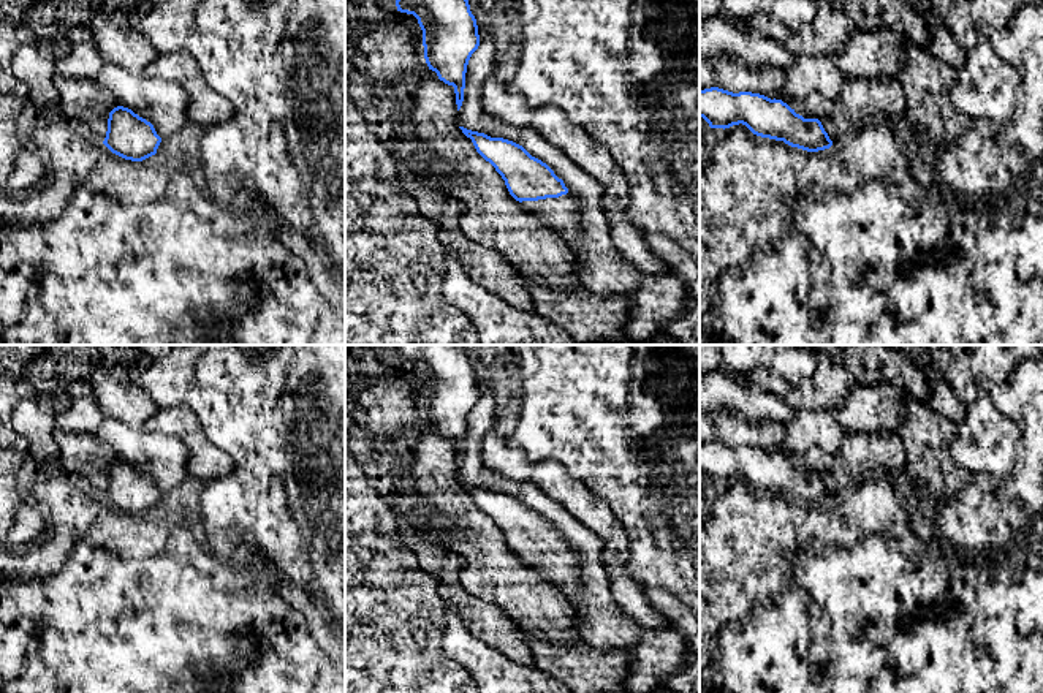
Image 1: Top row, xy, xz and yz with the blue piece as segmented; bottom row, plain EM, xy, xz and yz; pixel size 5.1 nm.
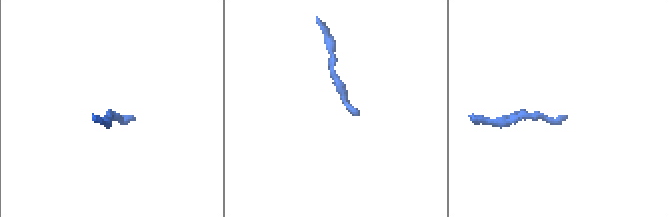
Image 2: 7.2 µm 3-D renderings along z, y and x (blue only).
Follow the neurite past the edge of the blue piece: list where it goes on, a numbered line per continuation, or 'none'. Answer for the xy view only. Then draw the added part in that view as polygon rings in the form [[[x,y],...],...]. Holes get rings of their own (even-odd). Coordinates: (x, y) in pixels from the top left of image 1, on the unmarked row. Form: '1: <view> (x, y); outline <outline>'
none

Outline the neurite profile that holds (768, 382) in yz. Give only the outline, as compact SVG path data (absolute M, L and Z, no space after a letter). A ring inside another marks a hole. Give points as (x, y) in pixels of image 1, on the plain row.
M817 353L817 367L812 375L804 377L796 386L790 386L782 377L760 367L741 373L725 370L742 384L755 384L768 394L780 397L791 410L833 410L840 407L847 394L858 381L844 369L836 365L826 353Z

